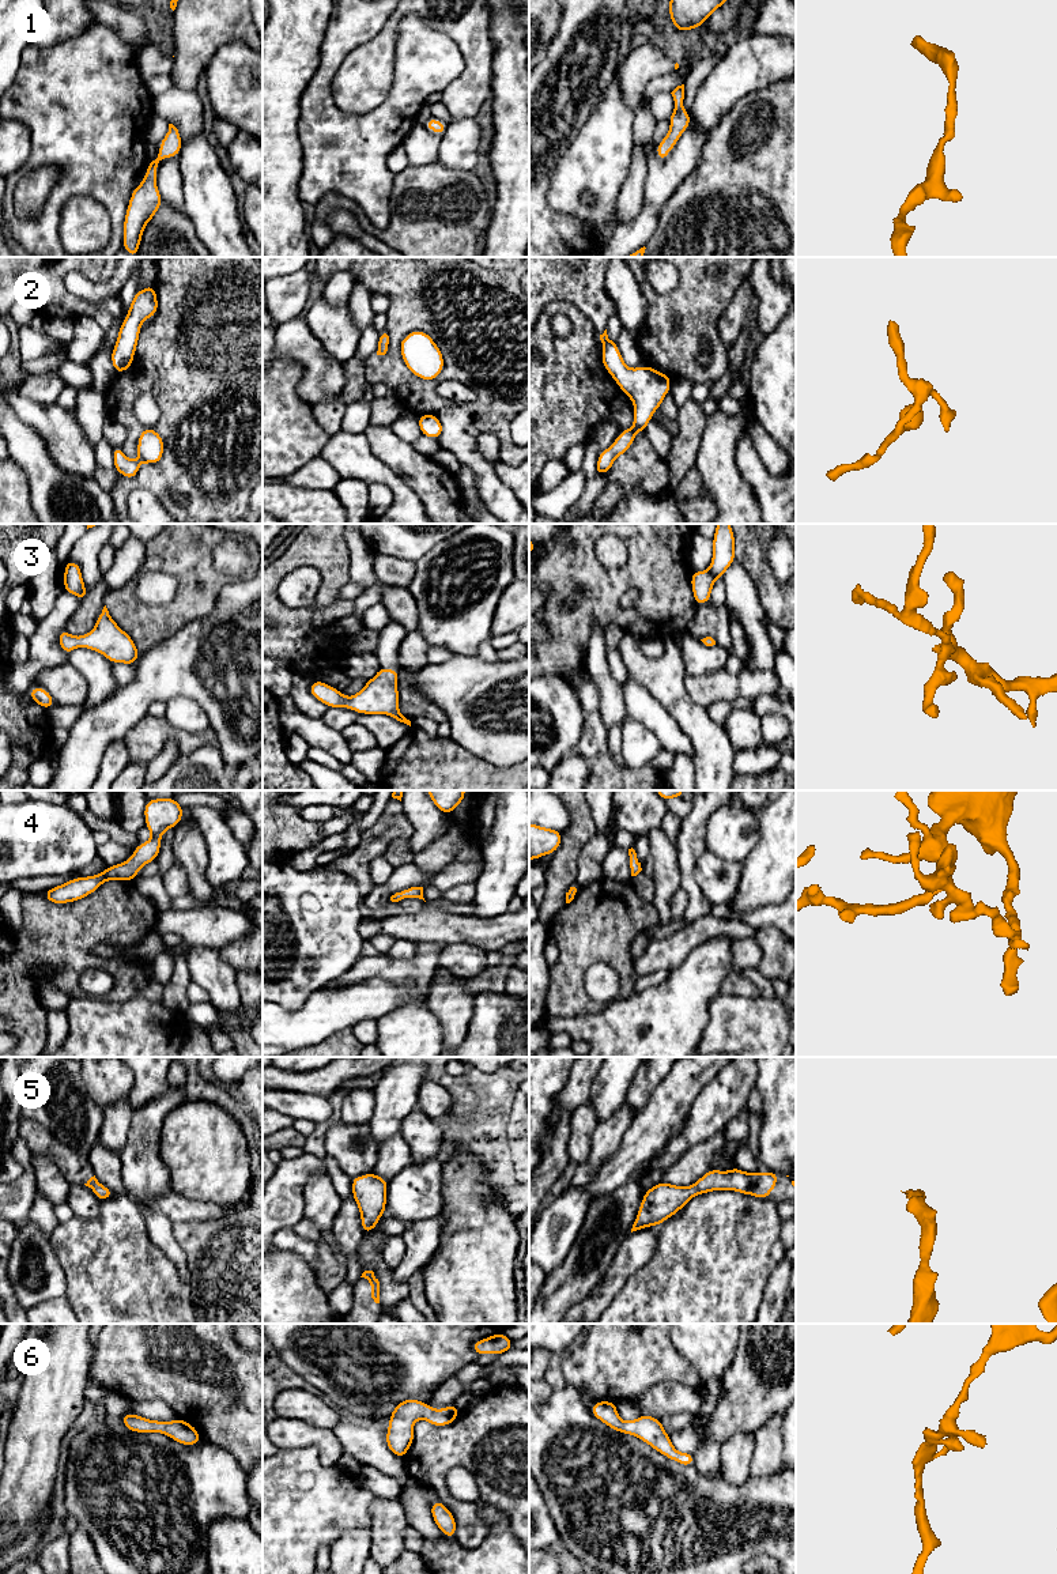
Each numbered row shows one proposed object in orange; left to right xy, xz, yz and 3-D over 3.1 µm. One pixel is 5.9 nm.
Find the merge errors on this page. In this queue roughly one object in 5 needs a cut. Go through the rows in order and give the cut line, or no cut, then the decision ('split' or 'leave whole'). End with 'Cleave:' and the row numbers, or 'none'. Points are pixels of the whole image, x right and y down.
1: cut none; leave whole
2: cut none; leave whole
3: cut none; leave whole
4: cut none; leave whole
5: cut none; leave whole
6: cut none; leave whole
Cleave: none

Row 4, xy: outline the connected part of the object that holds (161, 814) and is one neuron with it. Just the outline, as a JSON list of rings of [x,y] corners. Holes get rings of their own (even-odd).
[[[173,797],[147,800],[144,808],[146,827],[152,837],[135,848],[133,856],[128,861],[107,867],[103,872],[94,876],[75,877],[45,891],[44,897],[50,903],[68,903],[90,895],[107,880],[132,882],[141,867],[156,860],[162,834],[167,828],[175,827],[181,822],[182,814],[184,808]]]

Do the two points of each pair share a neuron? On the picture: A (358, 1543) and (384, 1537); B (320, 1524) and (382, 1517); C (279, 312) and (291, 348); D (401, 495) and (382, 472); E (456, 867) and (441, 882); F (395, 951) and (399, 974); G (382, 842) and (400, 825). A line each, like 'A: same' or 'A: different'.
A: different
B: different
C: different
D: same
E: same
F: different
G: same

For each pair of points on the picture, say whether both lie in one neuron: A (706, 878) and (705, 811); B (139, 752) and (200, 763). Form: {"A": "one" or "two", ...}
{"A": "two", "B": "two"}

